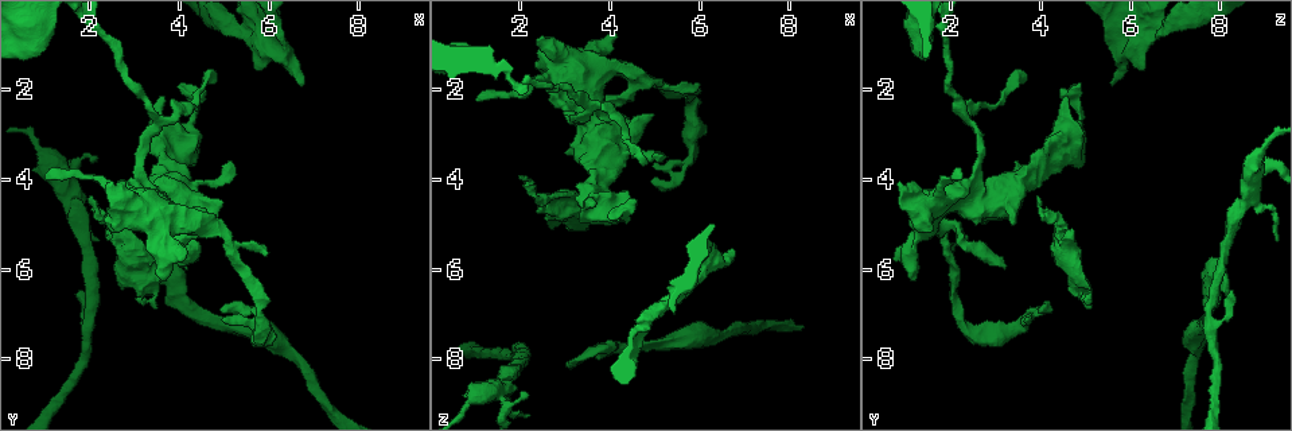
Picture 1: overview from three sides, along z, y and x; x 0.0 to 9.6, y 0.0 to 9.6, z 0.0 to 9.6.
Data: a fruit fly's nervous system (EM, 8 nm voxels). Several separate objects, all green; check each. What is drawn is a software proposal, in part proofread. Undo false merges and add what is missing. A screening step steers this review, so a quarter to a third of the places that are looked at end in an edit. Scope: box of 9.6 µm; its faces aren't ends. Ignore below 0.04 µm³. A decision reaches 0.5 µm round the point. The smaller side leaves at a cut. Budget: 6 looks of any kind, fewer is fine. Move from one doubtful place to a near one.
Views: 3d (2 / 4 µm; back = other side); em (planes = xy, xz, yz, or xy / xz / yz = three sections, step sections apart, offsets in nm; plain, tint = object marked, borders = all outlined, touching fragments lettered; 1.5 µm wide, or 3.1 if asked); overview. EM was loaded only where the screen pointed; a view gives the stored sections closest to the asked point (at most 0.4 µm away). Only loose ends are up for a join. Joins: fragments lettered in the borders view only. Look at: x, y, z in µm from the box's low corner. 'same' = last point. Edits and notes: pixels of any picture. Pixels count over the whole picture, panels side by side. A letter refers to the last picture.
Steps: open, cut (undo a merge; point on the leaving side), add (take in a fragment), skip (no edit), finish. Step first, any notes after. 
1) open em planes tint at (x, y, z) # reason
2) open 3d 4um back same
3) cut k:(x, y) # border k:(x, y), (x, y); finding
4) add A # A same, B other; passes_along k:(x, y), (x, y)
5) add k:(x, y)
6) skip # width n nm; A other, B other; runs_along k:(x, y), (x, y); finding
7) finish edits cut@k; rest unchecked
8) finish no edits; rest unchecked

open 3d 4um at (5.75, 7.25, 3.55) # thick turns thin

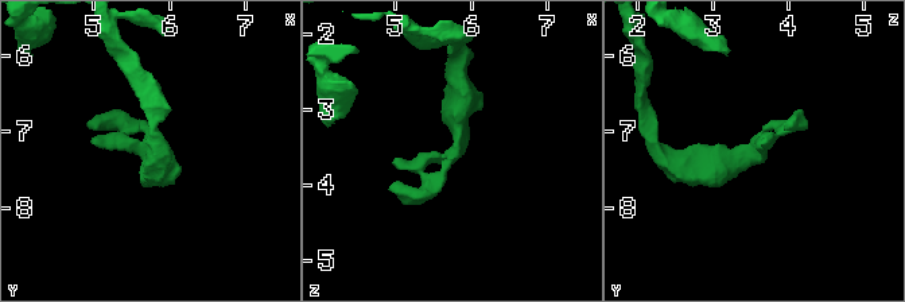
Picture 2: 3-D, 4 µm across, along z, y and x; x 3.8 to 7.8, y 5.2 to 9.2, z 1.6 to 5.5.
open em yz step 8 tint at (5.80, 7.20, 3.60) # shape alone is not enough

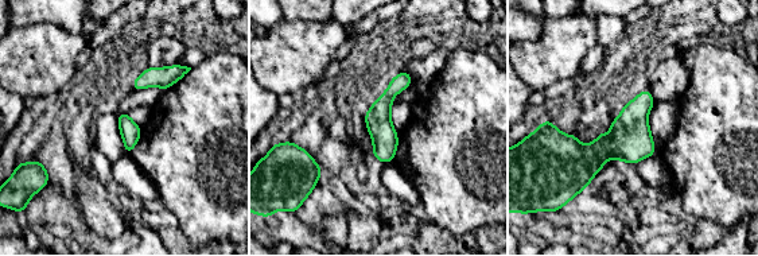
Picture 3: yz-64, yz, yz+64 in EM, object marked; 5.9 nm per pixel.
open em planes borders same

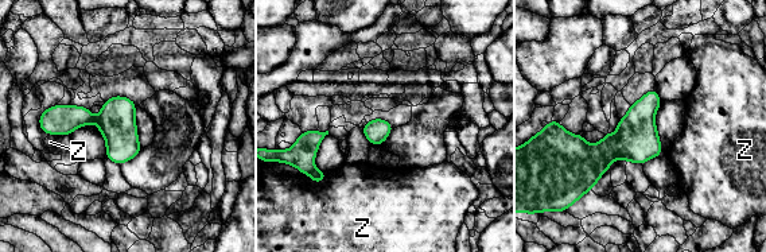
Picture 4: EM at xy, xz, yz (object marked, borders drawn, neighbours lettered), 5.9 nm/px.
skip # width 140 nm; Z other; runs_along 4:(46, 120), (105, 120), (136, 148); continuous, no second cell

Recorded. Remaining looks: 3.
open 3d 4um at (4.10, 5.85, 3.20) # free end

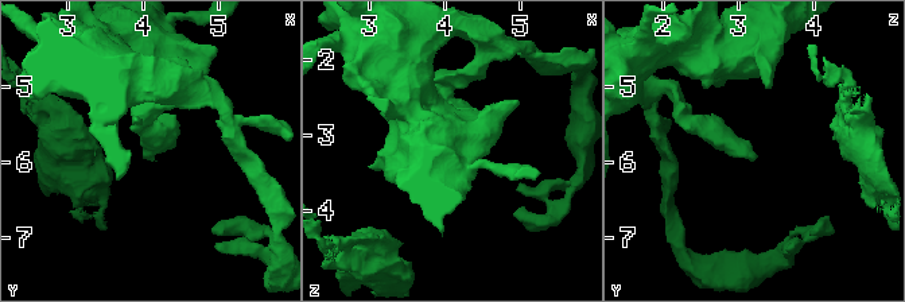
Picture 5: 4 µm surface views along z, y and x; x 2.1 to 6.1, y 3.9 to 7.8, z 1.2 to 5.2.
open em planes borders at (4.15, 5.95, 3.20) # now the EM

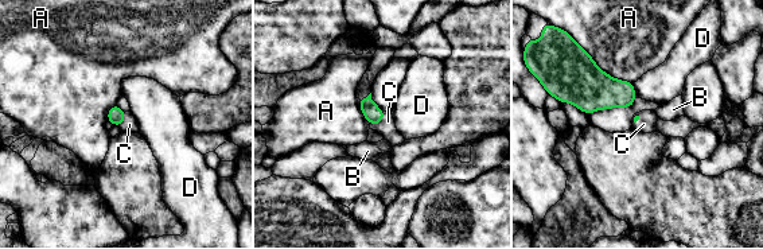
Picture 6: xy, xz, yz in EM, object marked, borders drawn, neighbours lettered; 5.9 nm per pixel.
add 6:(129, 124) # longest_contact A 380 nm; A other, B other, C same, D other; the cell continues

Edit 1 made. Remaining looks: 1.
finish edits add@6; rest unchecked

